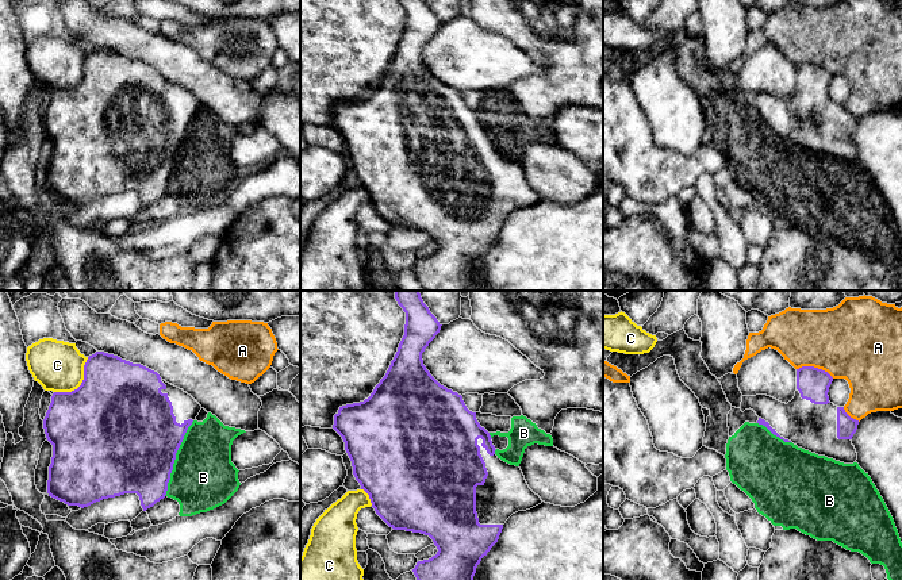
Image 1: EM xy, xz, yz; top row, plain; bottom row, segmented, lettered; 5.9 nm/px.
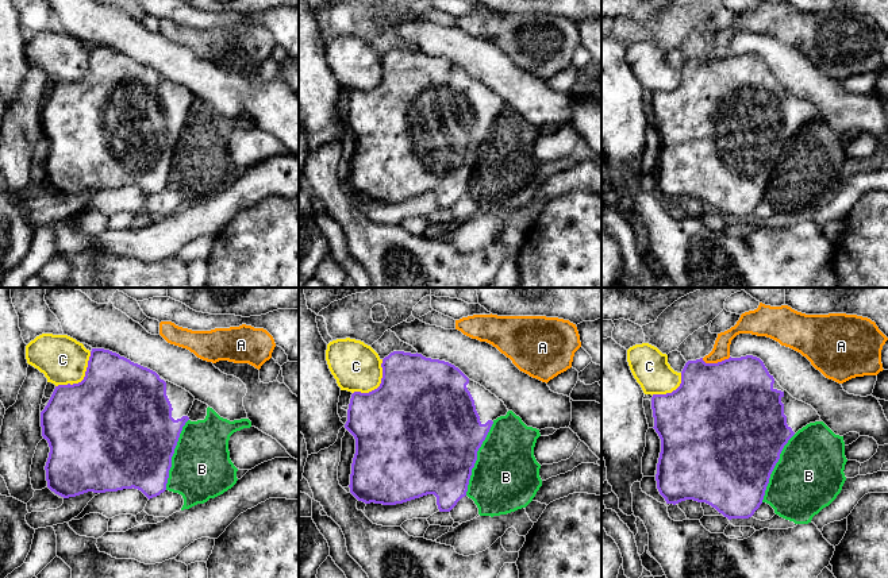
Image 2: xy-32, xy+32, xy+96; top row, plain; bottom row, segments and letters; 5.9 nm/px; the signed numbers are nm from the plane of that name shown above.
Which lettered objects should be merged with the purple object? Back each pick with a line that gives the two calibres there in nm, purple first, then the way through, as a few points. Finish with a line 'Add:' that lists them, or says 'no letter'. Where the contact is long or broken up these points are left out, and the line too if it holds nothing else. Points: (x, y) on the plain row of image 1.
Add: no letter

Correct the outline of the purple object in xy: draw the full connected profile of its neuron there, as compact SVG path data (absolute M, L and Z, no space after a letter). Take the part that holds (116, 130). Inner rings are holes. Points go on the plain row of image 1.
M96 49L84 62L84 77L72 89L54 89L43 116L47 138L53 142L47 191L68 203L88 204L103 196L137 191L143 208L165 195L176 150L201 103L183 87L166 80L141 61Z

